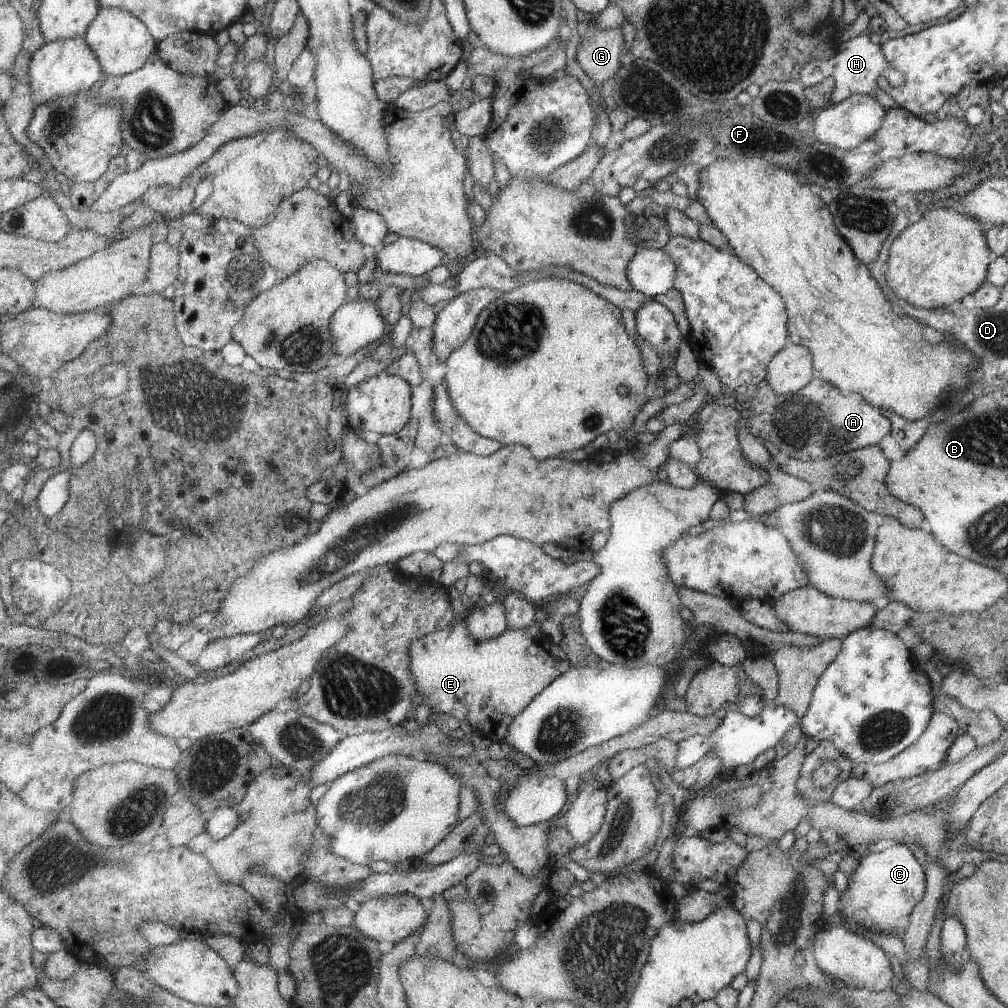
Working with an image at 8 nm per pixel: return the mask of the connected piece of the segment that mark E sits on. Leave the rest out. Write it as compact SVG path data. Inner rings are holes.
M459 619L456 624L414 642L410 646L410 668L414 671L418 690L424 696L424 706L427 704L432 713L448 714L459 722L468 720L474 730L484 737L492 741L504 741L509 736L514 719L528 710L546 688L573 669L573 660L569 654L545 633L543 626L535 625L520 630L509 628L500 638L478 642L469 629L467 619Z

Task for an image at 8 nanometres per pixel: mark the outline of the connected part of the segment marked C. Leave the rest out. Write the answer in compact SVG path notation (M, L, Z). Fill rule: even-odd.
M892 844L886 850L870 852L863 857L858 850L858 866L850 874L846 892L840 892L837 918L843 920L842 926L854 934L863 929L870 932L891 934L901 937L901 930L895 926L898 919L909 917L924 898L926 876L920 862L914 857L911 846Z

